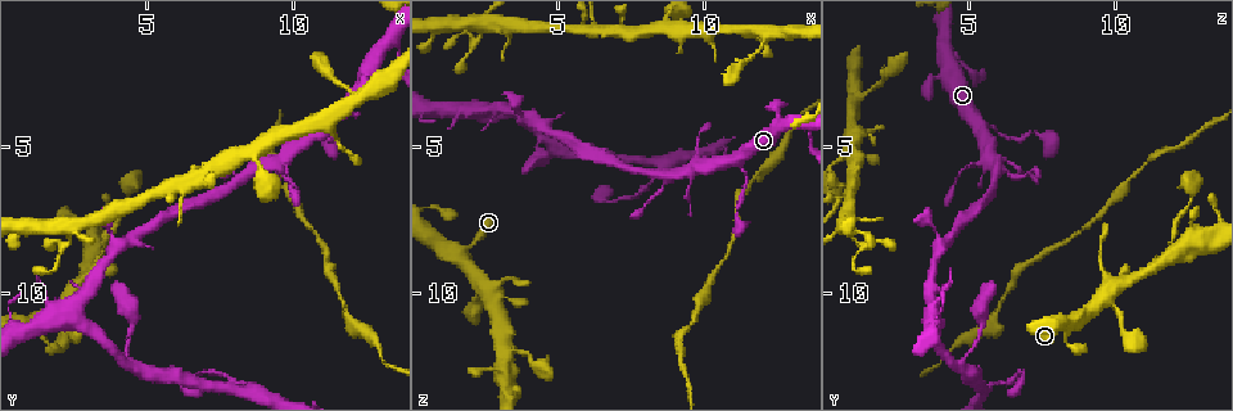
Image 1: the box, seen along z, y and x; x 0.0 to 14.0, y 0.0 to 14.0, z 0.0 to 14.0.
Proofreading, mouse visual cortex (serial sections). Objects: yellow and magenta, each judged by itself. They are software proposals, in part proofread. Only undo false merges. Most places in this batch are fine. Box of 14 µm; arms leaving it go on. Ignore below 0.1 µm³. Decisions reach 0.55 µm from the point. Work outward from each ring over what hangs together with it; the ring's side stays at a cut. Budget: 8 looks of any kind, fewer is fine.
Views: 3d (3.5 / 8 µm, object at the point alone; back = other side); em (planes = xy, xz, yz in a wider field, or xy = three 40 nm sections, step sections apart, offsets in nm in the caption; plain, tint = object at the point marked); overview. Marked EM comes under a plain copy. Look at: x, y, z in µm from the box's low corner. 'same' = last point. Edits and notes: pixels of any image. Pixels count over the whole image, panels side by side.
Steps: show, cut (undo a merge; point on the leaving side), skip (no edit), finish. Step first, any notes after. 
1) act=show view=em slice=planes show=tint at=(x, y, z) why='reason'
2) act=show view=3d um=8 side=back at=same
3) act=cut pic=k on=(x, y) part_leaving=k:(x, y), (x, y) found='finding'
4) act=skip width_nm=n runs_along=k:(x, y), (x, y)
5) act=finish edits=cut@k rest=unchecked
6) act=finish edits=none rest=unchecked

act=show view=3d um=3.5 at=(3.5, 8.3, 11.9) why='three-way junction'

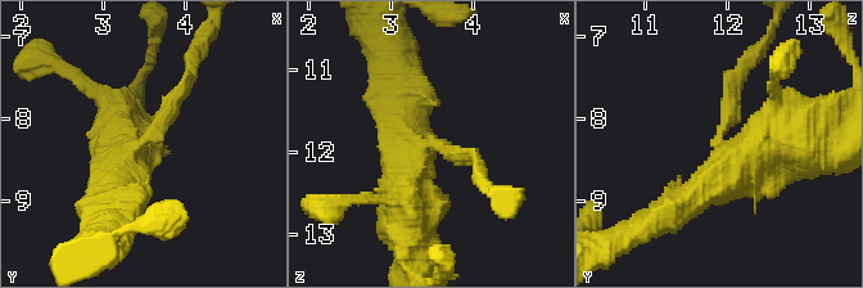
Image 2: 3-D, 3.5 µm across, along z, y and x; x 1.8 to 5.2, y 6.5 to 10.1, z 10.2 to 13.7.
act=show view=em slice=xy step=5 show=tint at=(3.45, 8.35, 11.90)

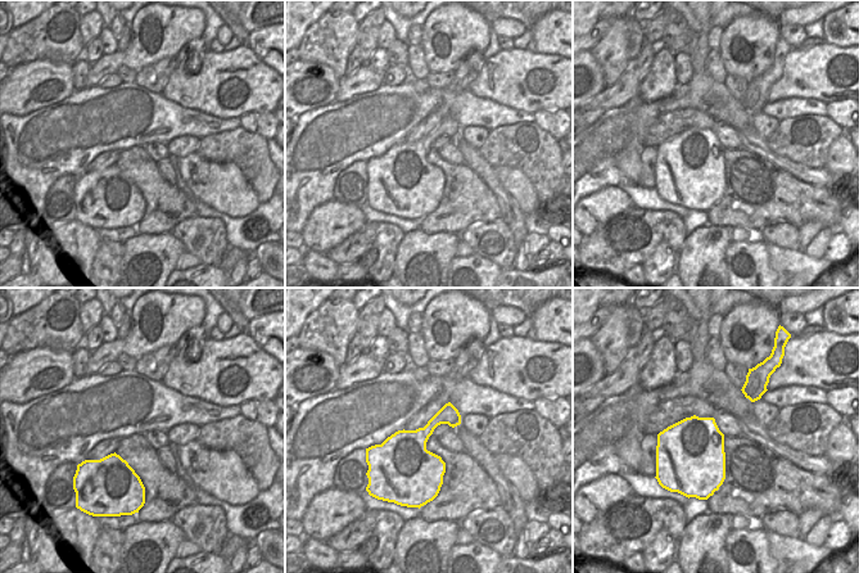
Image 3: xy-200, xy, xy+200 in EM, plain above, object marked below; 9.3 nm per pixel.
act=skip found='all the same cell'

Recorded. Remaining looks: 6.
act=show view=3d um=3.5 at=(4.4, 12.5, 4.6) why='arms part here'

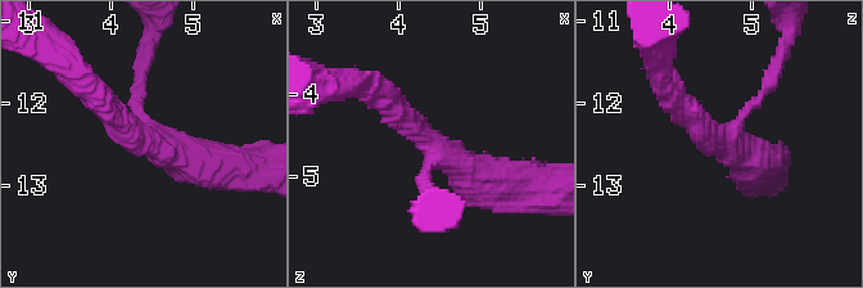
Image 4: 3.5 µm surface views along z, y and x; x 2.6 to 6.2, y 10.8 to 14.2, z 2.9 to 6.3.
act=show view=em slice=planes show=tint at=(4.50, 12.45, 4.65) arms=3 arm_widths_nm=150,300,500

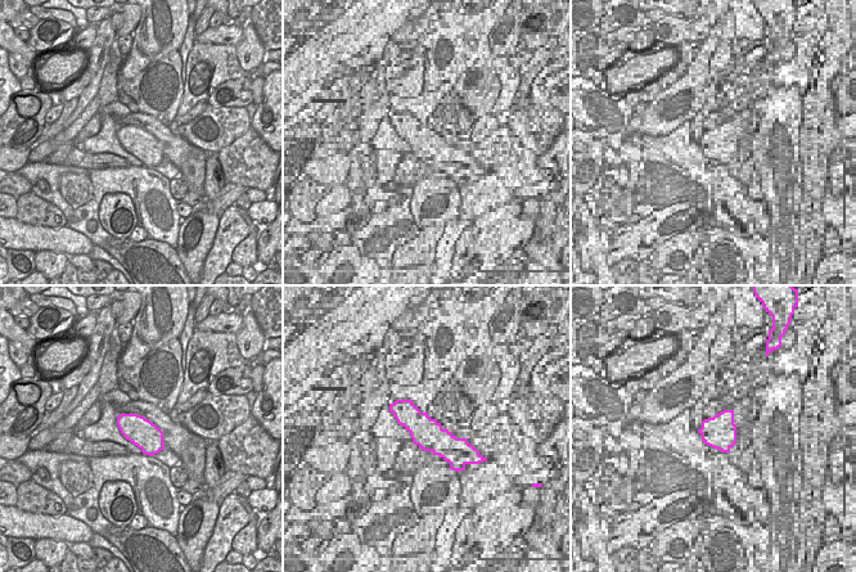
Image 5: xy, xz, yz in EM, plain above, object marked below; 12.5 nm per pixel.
act=skip runs_along=4:(383, 95), (470, 175), (509, 181) found='one cell here'

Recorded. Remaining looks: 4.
act=show view=3d um=8 at=(8.4, 13.3, 5.7)

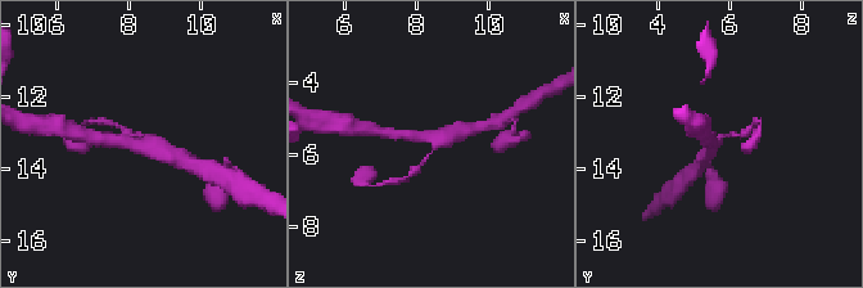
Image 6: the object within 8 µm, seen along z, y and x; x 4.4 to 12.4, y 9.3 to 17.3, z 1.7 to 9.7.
act=show view=3d um=3.5 side=back at=(8.4, 13.3, 5.6)

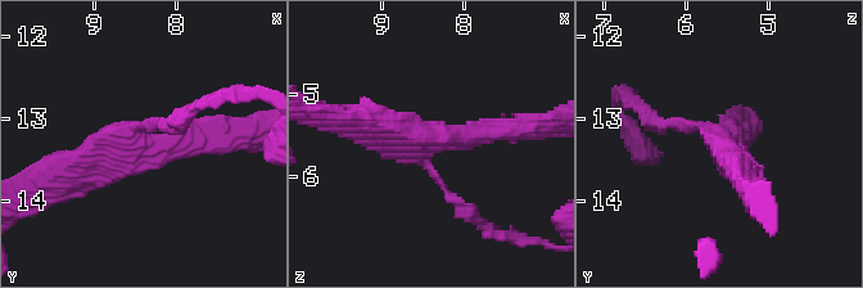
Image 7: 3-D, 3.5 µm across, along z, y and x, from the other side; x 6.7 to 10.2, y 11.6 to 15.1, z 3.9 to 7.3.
act=show view=em slice=planes show=tint at=(8.40, 13.30, 5.60) arms=3 arm_widths_nm=100,300,350 why='shape alone is not enough'

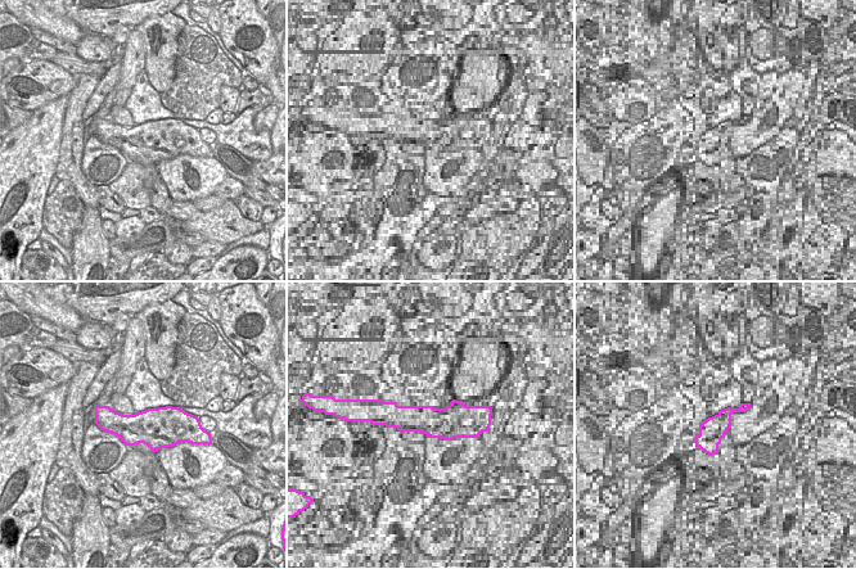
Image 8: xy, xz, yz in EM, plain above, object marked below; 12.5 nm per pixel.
act=skip found='continuous, no second cell'

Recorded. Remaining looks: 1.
act=finish edits=none rest=unchecked

